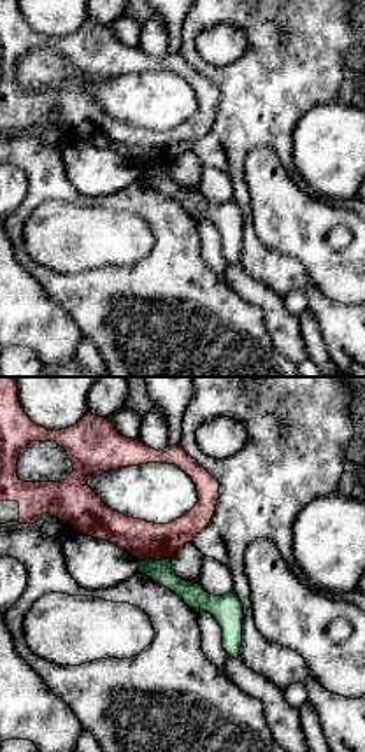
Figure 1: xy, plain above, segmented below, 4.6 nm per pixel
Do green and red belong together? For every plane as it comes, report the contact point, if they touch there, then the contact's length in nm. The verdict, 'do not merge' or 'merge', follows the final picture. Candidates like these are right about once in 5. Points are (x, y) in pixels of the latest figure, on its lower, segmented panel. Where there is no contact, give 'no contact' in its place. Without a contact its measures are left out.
contact (153, 560); length 140 nm

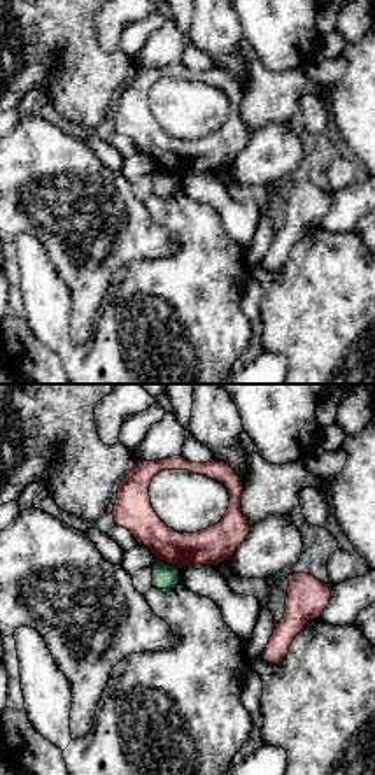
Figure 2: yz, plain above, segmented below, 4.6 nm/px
contact (165, 563); length 120 nm

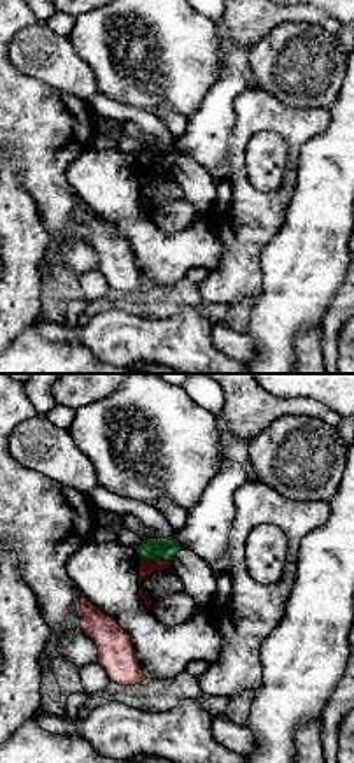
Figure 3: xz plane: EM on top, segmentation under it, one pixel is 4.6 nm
contact (156, 558); length 140 nm

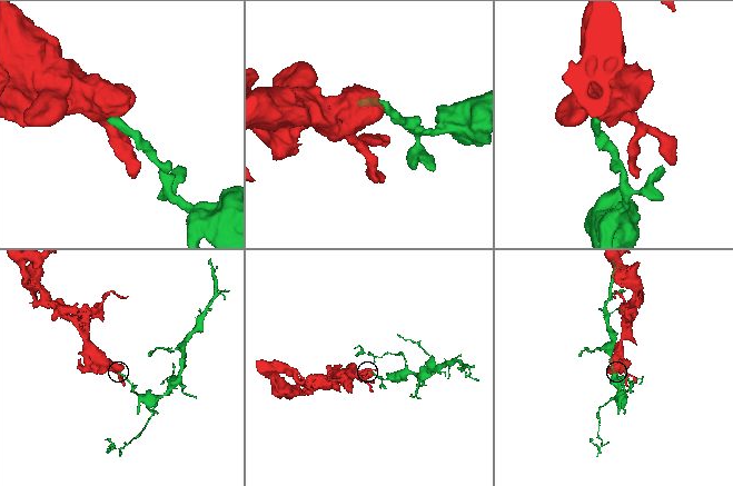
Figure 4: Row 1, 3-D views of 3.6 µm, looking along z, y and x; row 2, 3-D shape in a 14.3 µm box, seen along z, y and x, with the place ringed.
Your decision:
do not merge

